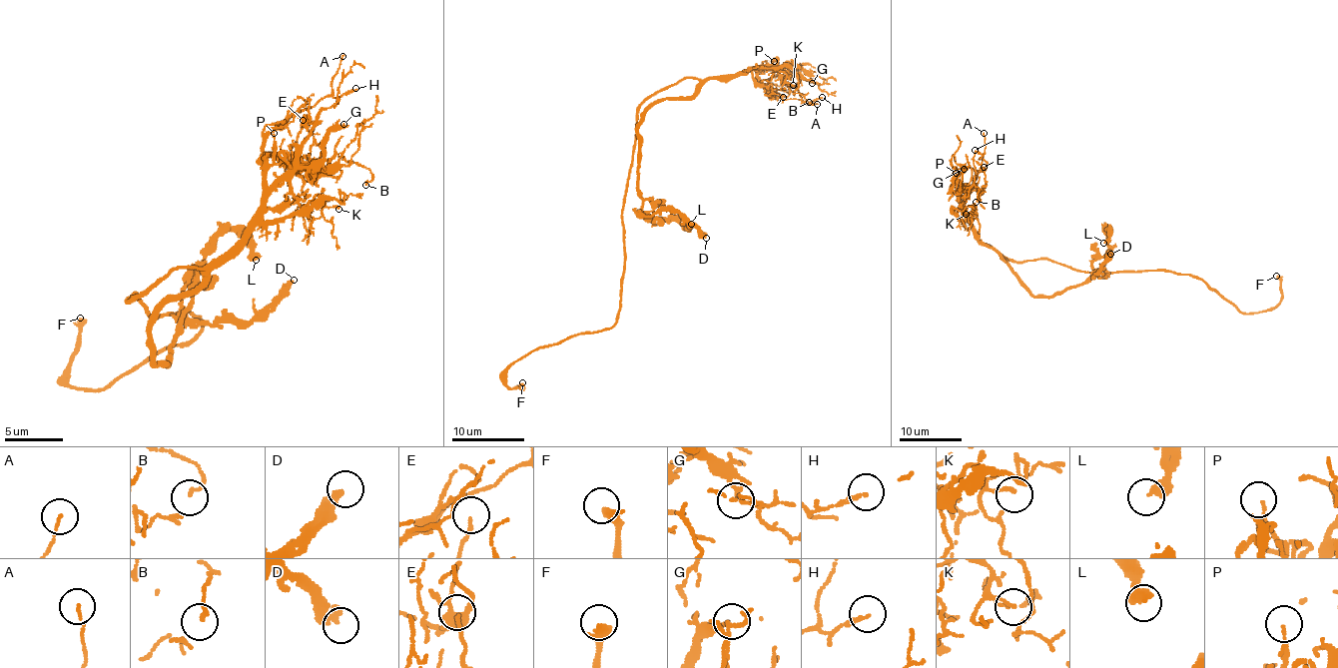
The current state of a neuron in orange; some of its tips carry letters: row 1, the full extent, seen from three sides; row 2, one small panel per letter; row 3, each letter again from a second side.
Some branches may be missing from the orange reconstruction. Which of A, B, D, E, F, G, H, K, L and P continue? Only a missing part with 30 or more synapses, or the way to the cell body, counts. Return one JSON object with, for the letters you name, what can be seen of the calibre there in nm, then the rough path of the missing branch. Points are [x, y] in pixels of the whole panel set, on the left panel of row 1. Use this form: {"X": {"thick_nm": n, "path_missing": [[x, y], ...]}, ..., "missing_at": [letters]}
{"F": {"thick_nm": 400, "path_missing": [[80, 318], [78, 303]]}, "missing_at": ["F"]}

